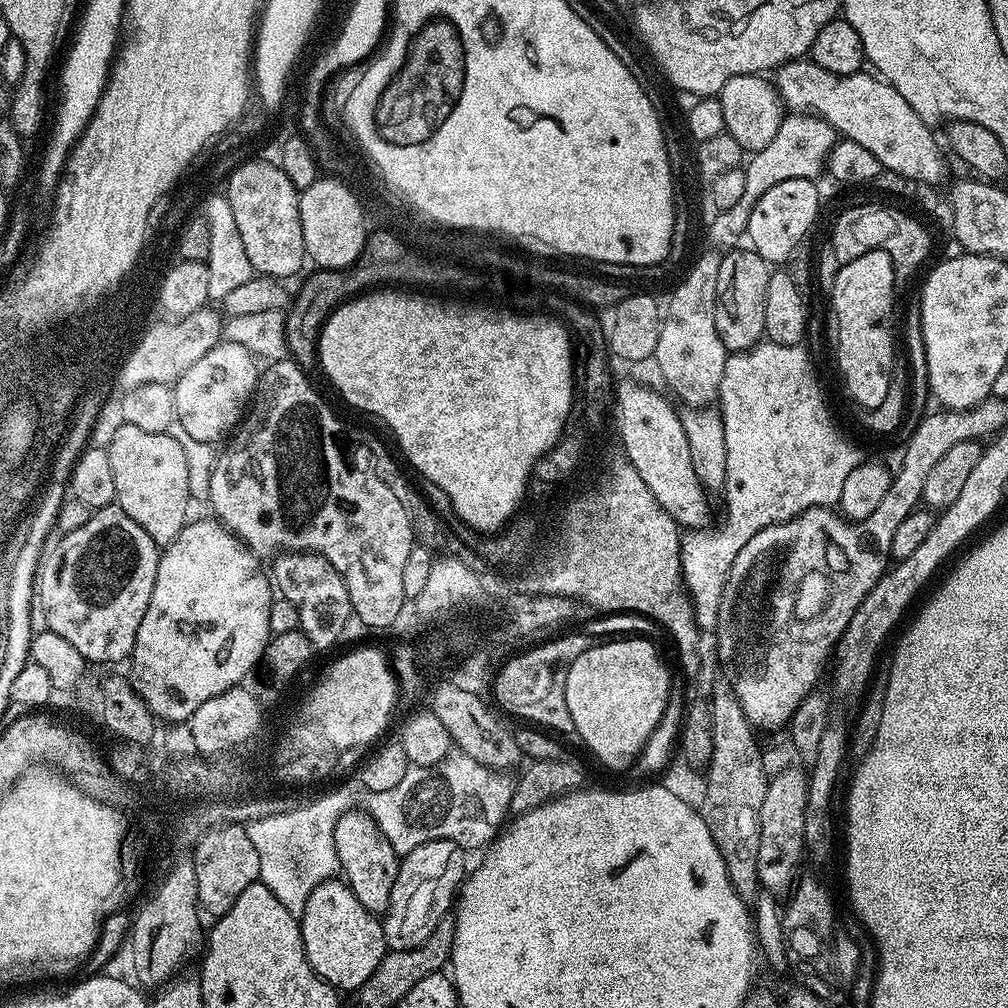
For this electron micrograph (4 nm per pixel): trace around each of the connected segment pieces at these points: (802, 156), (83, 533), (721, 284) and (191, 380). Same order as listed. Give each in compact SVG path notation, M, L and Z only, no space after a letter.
M811 114L785 115L782 126L778 126L778 134L774 134L774 138L770 138L770 142L766 142L766 146L762 146L762 150L753 152L747 157L746 163L743 165L746 174L746 191L742 194L742 198L738 198L738 202L734 202L734 206L715 213L716 217L713 218L712 225L708 228L709 242L716 248L724 248L723 250L735 249L739 245L736 243L745 239L750 214L754 210L758 198L762 198L762 194L766 194L766 190L770 190L770 186L778 186L778 182L786 182L790 178L815 181L825 175L828 155L832 147L835 146L837 139L837 132L820 116Z
M118 506L95 509L83 526L63 533L59 539L60 545L53 550L52 557L48 556L39 565L38 571L38 608L40 606L44 611L47 631L70 642L85 662L112 664L115 660L127 661L136 644L138 626L142 626L146 606L150 606L161 549L154 538L150 538L150 534Z
M729 251L725 255L728 257L720 260L720 269L716 272L718 294L714 310L714 326L718 330L718 338L722 338L724 347L729 353L746 352L765 339L766 286L772 277L768 261L762 259L757 252L740 251Z
M229 342L215 344L210 351L202 354L202 358L194 362L194 366L190 366L174 381L172 388L176 407L175 423L178 428L180 424L181 433L190 439L211 445L215 445L216 440L223 441L230 430L241 423L253 399L258 383L256 364L258 364L257 357L248 349Z

